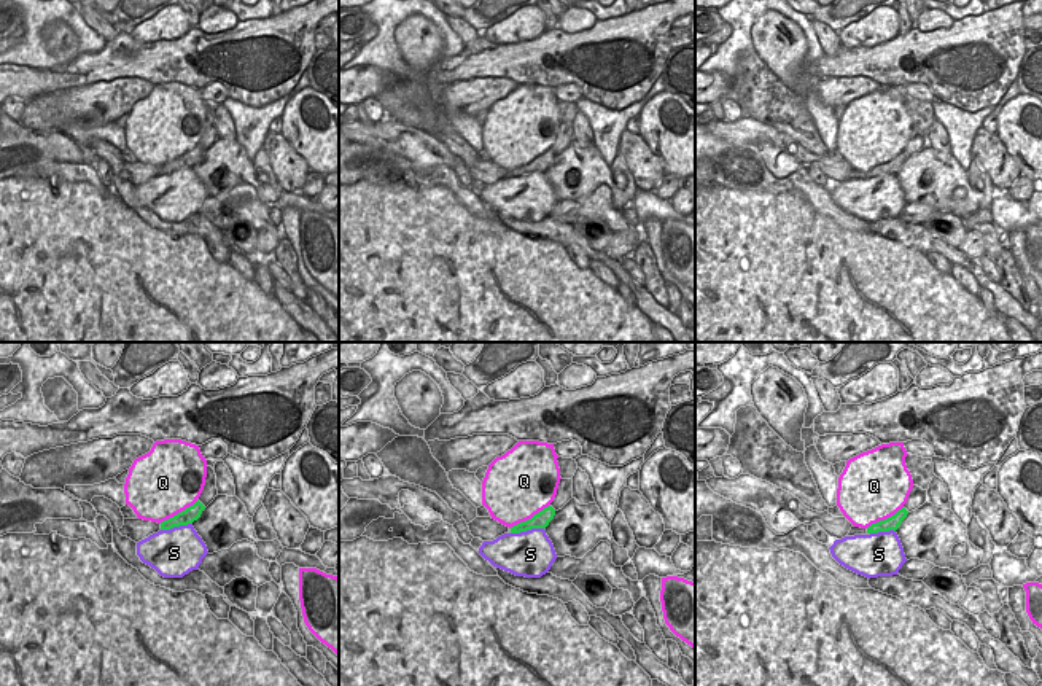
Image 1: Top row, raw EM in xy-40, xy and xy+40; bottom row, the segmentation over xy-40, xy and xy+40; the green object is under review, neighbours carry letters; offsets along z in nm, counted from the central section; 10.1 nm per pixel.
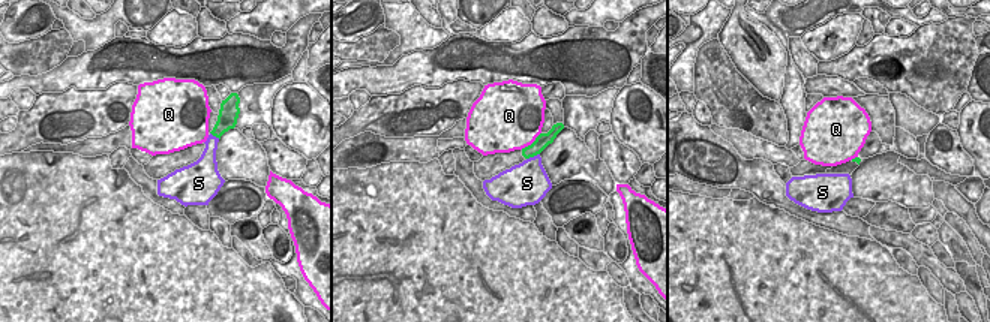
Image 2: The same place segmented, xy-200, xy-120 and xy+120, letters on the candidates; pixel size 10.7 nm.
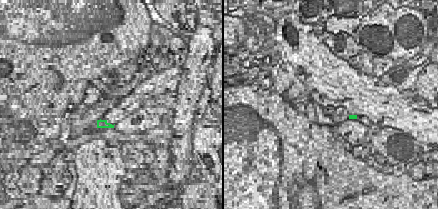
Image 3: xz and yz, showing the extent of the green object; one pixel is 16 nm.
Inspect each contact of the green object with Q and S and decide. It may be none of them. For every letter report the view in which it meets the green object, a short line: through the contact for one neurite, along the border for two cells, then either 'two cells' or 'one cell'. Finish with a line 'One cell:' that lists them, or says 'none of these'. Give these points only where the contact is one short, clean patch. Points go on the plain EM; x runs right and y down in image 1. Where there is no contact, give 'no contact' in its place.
Q: meets green in xy; two cells
S: meets green in xy; two cells
One cell: none of these

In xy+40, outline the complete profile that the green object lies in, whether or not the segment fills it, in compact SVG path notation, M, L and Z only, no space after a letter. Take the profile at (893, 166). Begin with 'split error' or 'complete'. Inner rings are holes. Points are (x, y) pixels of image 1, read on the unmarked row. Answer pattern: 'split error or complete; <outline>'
split error; M905 151L899 153L894 159L880 164L877 167L872 167L867 172L861 172L861 170L851 170L848 180L854 180L854 178L870 178L870 177L878 177L878 175L889 175L889 173L897 173L899 169L902 167L902 164L907 161L908 154Z

